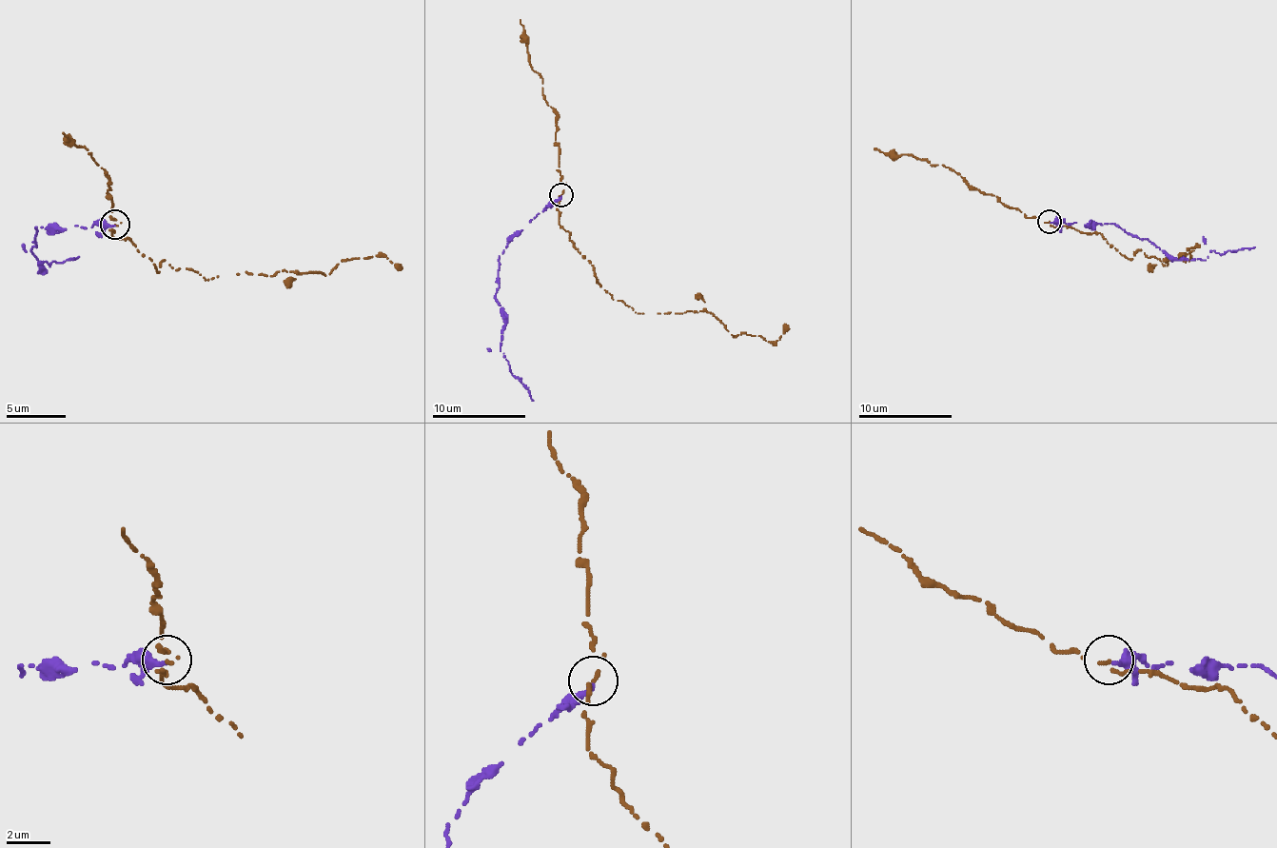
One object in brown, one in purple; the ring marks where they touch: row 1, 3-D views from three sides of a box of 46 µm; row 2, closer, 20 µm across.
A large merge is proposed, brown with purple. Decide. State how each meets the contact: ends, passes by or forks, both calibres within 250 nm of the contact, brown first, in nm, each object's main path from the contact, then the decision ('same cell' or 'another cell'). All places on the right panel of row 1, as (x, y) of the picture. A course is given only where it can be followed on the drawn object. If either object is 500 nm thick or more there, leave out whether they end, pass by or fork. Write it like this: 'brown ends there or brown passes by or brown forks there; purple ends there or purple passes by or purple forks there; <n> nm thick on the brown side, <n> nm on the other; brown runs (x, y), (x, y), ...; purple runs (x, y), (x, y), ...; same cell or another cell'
brown ends there; purple ends there; 150 nm thick on the brown side, 260 nm on the other; brown runs (1049, 221), (1166, 266), (1166, 258), (1189, 261), (1196, 246), (1178, 256); purple runs (1051, 223), (1110, 223), (1140, 239), (1151, 242), (1178, 261), (1206, 261), (1210, 251), (1225, 253), (1255, 246); another cell

